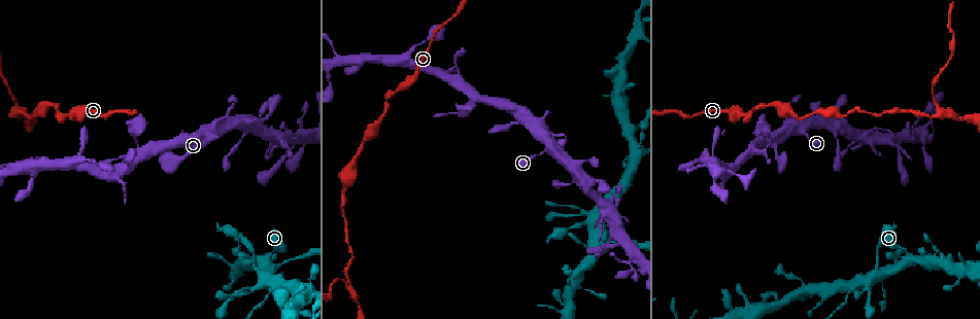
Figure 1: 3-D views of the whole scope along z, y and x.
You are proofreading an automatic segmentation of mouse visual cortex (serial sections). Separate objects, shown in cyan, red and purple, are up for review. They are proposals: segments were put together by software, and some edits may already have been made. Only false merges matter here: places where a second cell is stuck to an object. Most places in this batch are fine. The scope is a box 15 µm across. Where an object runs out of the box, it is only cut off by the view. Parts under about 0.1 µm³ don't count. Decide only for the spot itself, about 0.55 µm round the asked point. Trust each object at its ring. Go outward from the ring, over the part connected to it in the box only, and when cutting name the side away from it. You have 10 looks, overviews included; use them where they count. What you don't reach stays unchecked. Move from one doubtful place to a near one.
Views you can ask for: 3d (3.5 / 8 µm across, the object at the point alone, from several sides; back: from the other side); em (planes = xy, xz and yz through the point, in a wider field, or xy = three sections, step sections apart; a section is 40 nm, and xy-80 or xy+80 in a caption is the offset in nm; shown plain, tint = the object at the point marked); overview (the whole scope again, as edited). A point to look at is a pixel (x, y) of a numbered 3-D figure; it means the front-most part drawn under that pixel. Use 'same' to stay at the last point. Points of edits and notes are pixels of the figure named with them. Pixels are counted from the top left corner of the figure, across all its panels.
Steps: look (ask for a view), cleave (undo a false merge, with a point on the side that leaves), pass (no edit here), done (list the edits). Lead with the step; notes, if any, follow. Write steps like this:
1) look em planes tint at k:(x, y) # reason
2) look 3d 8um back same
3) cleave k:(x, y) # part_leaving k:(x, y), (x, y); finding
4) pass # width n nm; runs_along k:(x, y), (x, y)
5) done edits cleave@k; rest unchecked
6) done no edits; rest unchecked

look 3d 3.5um at 1:(876, 266) # sudden change in width

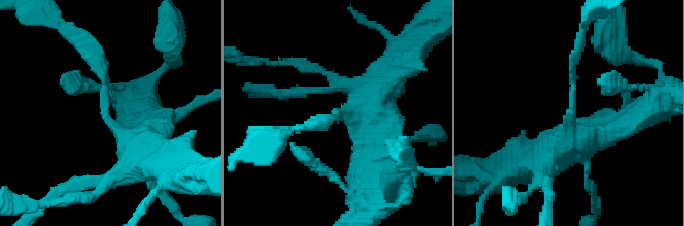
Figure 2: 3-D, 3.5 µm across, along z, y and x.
look em xy step 3 tint at 2:(108, 115) # arm_widths 150, 450 nm; shape alone is not enough

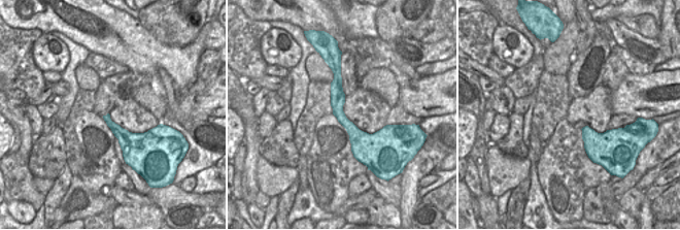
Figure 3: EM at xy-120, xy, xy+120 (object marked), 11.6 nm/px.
pass # runs_along 2:(149, 132), (90, 53); one cell here

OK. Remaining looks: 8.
look 3d 8um at 1:(636, 150) # calibre changes

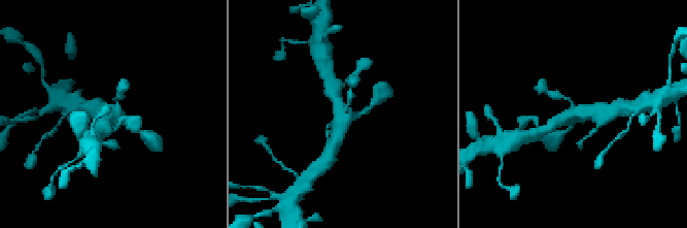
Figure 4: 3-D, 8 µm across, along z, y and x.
look 3d 3.5um at 4:(576, 114) # closer look

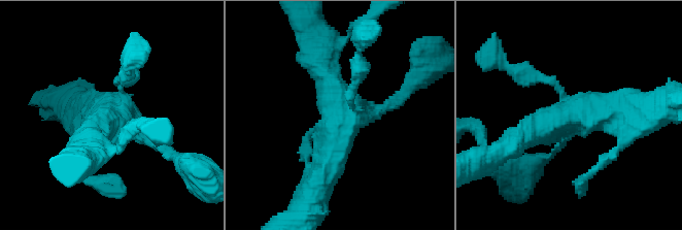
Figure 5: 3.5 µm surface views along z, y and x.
look em xy step 2 tint at 5:(109, 113)

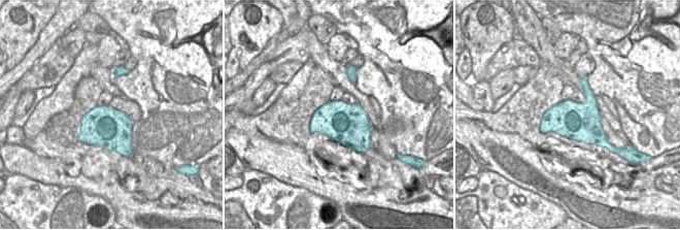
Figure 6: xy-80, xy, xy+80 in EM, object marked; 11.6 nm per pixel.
pass # runs_along 5:(635, 110), (576, 110), (518, 139); one cell here

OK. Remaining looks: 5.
look 3d 8um at 1:(624, 246) # branch point

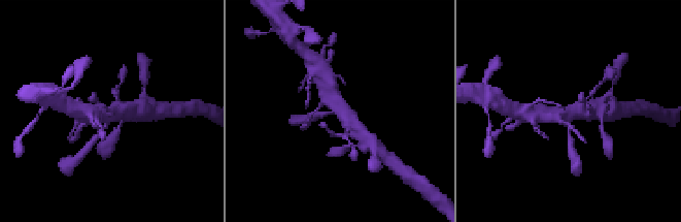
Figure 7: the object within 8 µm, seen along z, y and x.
look 3d 3.5um at 7:(567, 121)

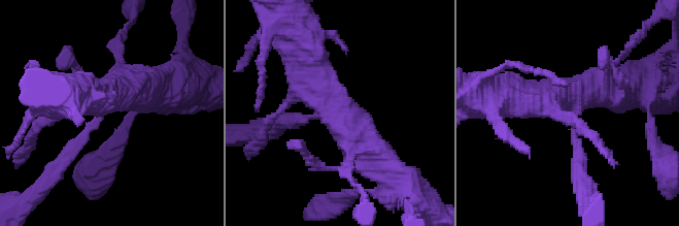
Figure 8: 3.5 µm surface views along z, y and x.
look em xy step 2 tint at 8:(332, 117)

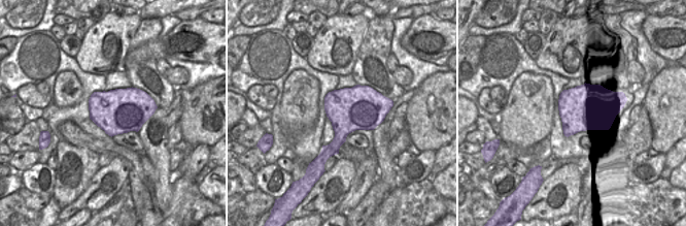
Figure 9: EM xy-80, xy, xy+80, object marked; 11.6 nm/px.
pass # runs_along 8:(298, 61), (380, 164); continuous, no second cell

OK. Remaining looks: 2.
look 3d 3.5um at 1:(33, 164) # a fork

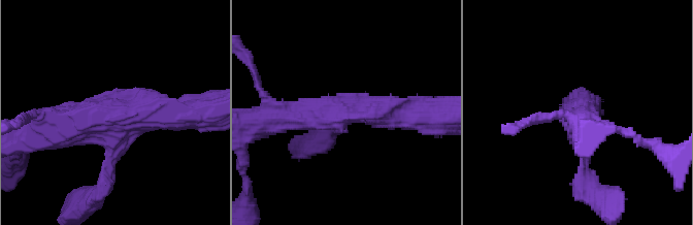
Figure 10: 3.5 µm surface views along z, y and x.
look em xy step 2 tint at 10:(113, 116) # arms 3; arm_widths 150, 400, 500 nm

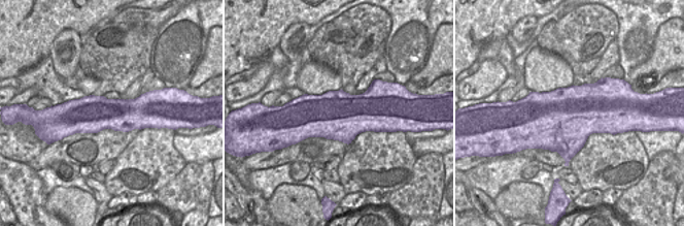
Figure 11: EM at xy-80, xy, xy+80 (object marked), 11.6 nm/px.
pass # runs_along 10:(185, 114), (84, 117), (42, 126); continuous, no second cell

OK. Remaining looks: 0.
done no edits; rest unchecked

